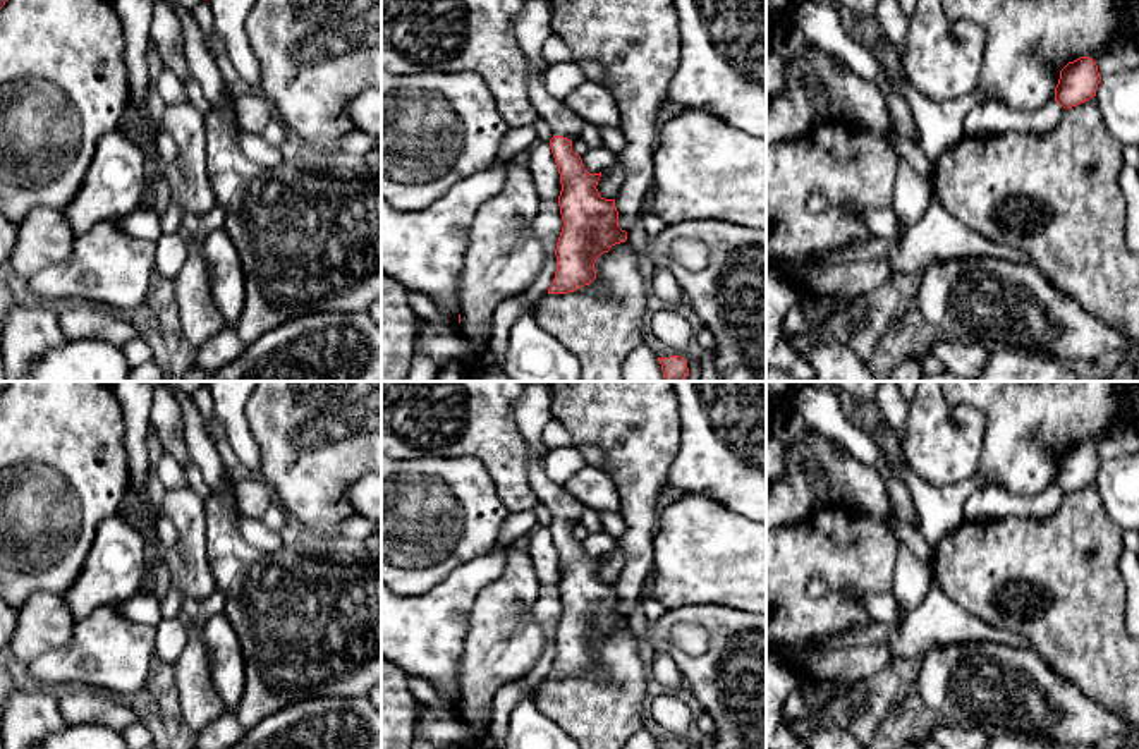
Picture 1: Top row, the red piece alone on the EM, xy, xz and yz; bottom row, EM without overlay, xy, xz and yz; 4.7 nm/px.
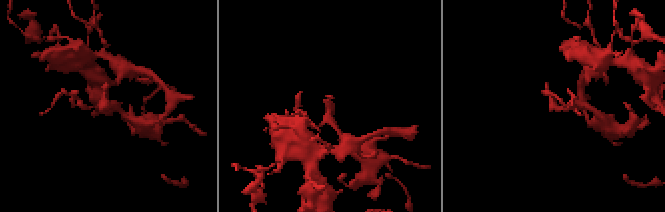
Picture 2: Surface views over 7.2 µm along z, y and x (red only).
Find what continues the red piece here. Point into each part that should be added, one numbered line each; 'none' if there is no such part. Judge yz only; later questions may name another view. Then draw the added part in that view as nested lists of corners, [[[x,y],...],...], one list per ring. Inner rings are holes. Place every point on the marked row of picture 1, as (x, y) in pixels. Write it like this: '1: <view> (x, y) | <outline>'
none

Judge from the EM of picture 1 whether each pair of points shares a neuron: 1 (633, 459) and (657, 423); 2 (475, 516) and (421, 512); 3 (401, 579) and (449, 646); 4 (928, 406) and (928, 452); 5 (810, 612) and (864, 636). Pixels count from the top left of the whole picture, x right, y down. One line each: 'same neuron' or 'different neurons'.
1: same neuron
2: same neuron
3: different neurons
4: same neuron
5: different neurons

